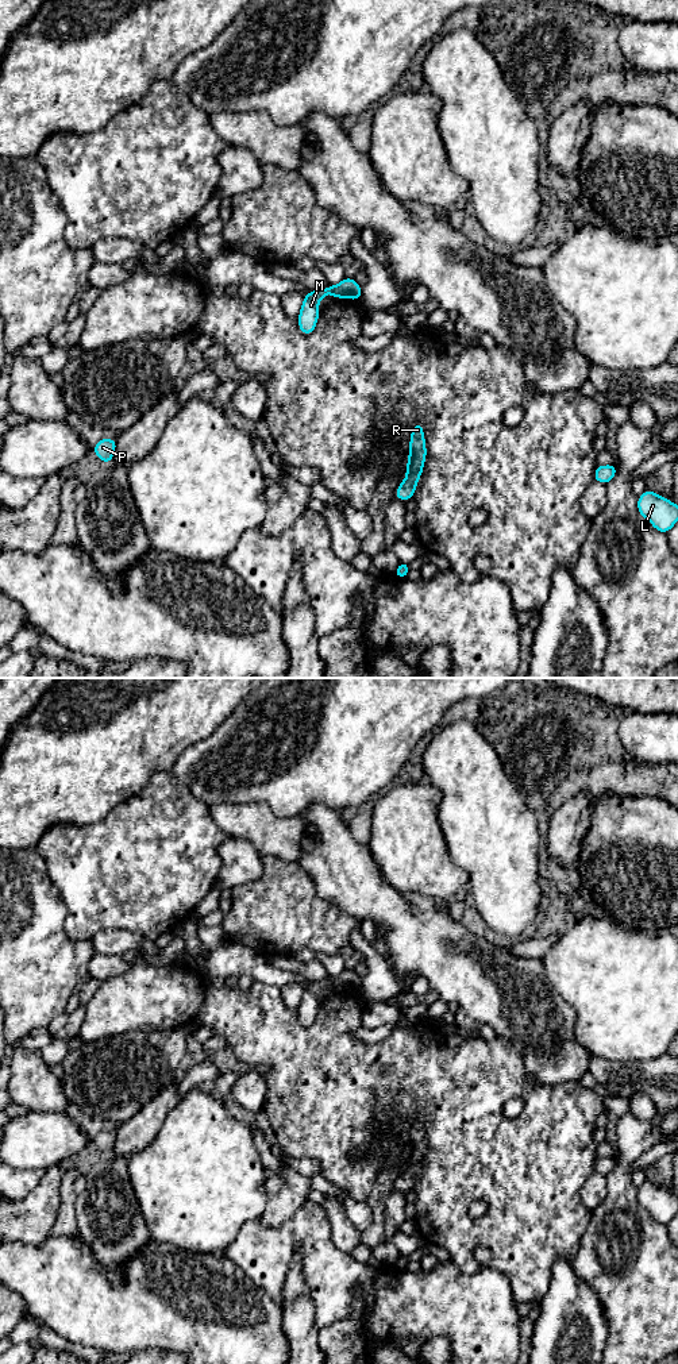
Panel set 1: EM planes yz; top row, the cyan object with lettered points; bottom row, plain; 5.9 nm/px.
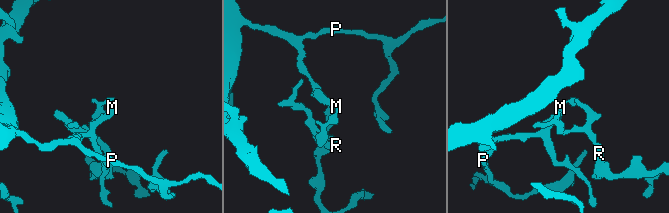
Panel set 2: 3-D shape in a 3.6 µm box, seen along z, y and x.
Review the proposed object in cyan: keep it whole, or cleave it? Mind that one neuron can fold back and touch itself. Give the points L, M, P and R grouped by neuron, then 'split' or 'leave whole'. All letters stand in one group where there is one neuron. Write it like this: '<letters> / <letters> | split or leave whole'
L R / M P | split

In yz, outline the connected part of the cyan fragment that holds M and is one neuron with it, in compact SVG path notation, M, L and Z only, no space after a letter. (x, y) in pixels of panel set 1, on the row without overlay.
M331 978L311 982L303 989L303 997L297 1009L301 1025L311 1026L315 1022L320 1003L319 994L328 985L331 985Z

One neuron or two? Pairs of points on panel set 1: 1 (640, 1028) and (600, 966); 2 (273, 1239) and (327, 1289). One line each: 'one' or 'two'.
1: one
2: one

